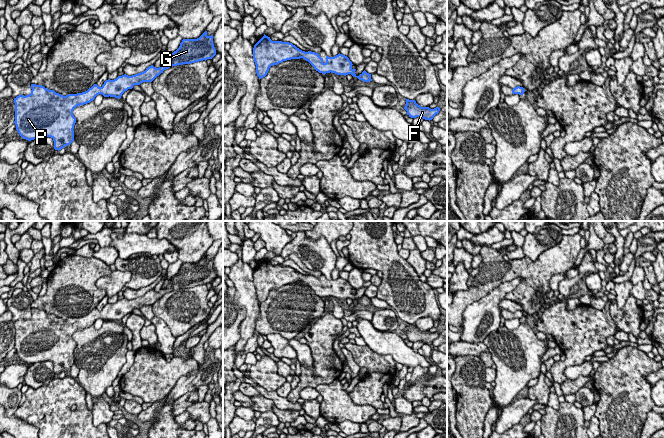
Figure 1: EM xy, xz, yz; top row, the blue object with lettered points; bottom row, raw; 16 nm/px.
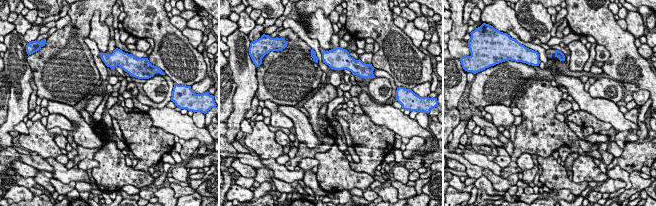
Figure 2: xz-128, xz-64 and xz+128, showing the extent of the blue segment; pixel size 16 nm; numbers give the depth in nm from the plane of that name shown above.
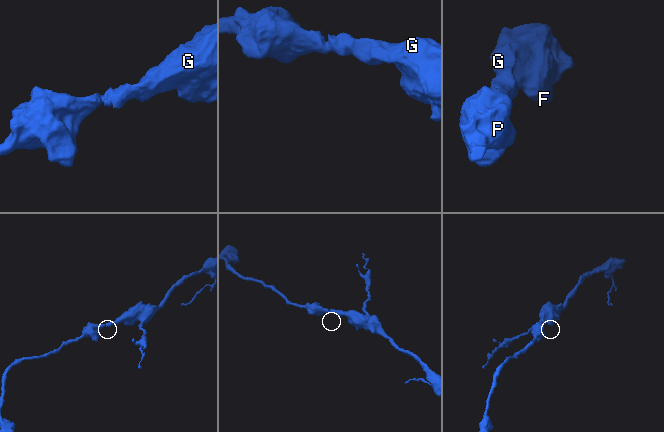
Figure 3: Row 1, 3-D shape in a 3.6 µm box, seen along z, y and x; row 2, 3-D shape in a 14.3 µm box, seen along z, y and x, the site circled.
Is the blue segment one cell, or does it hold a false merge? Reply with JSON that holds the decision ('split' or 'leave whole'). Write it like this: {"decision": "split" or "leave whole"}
{"decision": "leave whole"}

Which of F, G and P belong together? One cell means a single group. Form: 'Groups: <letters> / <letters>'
Groups: F G P

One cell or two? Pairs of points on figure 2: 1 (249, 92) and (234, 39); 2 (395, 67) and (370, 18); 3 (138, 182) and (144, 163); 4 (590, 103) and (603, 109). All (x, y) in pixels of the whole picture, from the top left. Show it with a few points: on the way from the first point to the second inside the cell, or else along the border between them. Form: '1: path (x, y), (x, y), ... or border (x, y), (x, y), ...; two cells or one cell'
1: path (246, 79), (236, 62), (235, 52); one cell
2: path (395, 55), (394, 42), (382, 30); one cell
3: border (132, 167), (148, 172); two cells
4: path (593, 105), (600, 108); one cell

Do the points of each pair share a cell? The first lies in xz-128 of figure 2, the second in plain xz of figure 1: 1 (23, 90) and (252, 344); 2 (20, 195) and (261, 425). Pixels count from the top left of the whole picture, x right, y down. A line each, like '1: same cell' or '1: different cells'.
1: different cells
2: different cells

